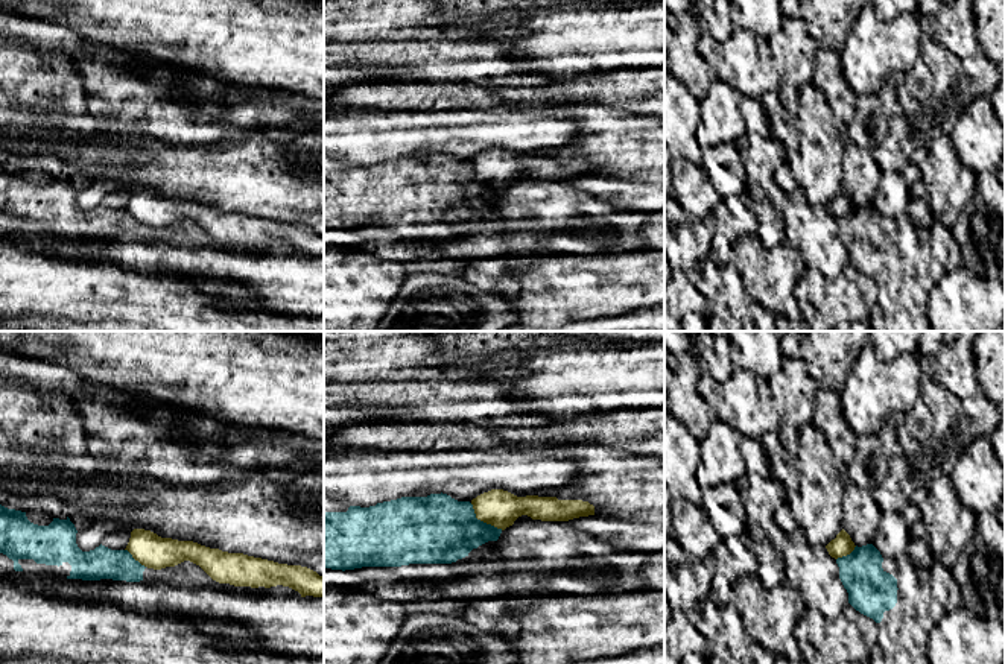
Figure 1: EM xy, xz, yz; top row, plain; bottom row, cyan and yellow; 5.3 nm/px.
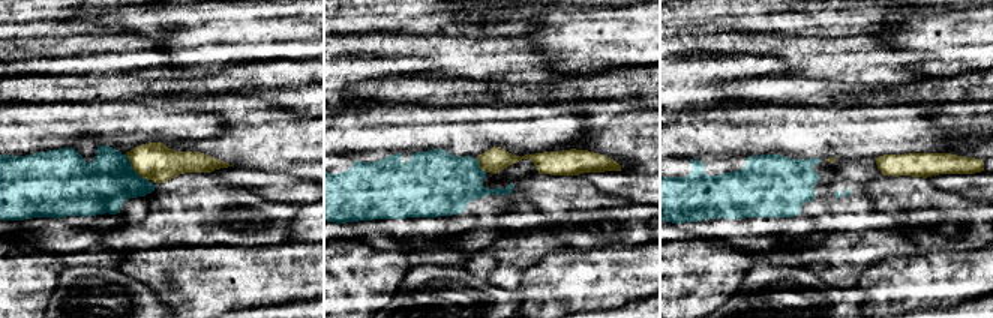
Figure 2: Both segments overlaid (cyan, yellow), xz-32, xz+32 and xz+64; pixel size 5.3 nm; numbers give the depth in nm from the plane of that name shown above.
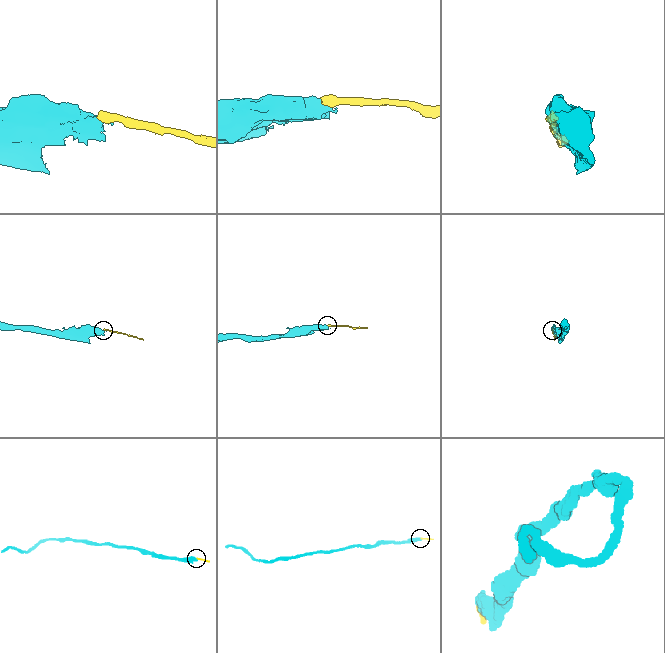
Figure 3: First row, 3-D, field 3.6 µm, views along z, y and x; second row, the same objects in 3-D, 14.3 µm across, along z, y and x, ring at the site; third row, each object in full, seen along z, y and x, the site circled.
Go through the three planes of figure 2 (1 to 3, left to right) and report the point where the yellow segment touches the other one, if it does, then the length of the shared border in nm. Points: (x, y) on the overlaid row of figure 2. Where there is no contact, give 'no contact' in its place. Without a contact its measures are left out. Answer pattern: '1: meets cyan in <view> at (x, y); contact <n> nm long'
1: meets cyan in xz-32 at (132, 168); contact 190 nm long
2: meets cyan in xz+32 at (479, 165); contact 100 nm long
3: no contact

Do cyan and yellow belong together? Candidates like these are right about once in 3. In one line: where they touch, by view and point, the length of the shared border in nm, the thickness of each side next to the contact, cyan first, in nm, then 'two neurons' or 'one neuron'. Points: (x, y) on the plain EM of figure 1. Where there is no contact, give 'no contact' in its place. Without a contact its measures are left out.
meets cyan in xz at (482, 181); contact 220 nm long; 360 nm thick on the cyan side, 200 nm on the other; two neurons

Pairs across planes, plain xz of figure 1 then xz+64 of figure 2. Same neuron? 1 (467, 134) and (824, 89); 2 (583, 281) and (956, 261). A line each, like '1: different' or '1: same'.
1: different
2: same

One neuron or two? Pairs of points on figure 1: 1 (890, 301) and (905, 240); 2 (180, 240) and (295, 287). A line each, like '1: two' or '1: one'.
1: one
2: one

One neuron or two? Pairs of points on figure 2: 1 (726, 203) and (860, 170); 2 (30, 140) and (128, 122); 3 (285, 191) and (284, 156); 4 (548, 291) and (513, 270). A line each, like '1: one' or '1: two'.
1: one
2: one
3: two
4: two

